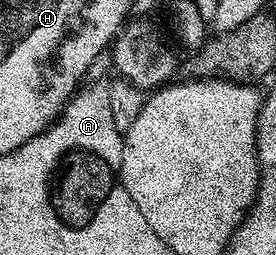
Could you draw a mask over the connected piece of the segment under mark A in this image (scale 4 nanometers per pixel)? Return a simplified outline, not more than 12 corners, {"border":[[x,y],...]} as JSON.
{"border":[[88,83],[65,104],[49,139],[56,172],[70,151],[114,169],[125,137],[109,83]]}

